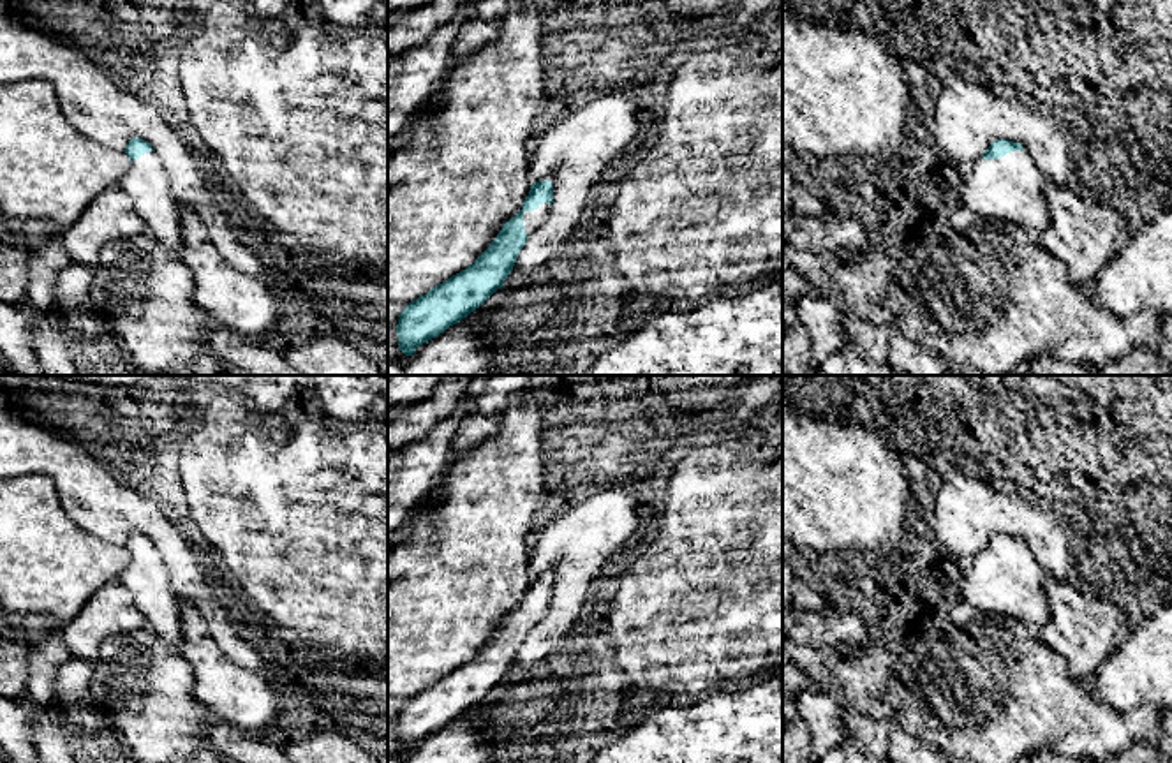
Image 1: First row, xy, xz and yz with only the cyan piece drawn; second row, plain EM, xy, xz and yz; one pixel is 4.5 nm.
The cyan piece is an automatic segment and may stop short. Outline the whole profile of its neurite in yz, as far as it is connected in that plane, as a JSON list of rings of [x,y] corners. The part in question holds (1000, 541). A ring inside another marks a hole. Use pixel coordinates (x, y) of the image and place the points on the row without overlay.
[[[996,534],[950,574],[959,597],[976,613],[1003,620],[1001,629],[1029,636],[1050,617],[1049,576],[1020,537]]]

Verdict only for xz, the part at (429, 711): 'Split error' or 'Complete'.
Split error

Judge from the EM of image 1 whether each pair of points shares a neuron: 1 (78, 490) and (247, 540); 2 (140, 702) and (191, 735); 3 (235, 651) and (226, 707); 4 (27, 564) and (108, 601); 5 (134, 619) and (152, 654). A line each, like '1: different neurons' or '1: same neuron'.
1: different neurons
2: same neuron
3: different neurons
4: different neurons
5: different neurons

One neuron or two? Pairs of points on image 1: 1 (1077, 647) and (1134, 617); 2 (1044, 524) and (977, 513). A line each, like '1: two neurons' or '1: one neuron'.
1: one neuron
2: one neuron

